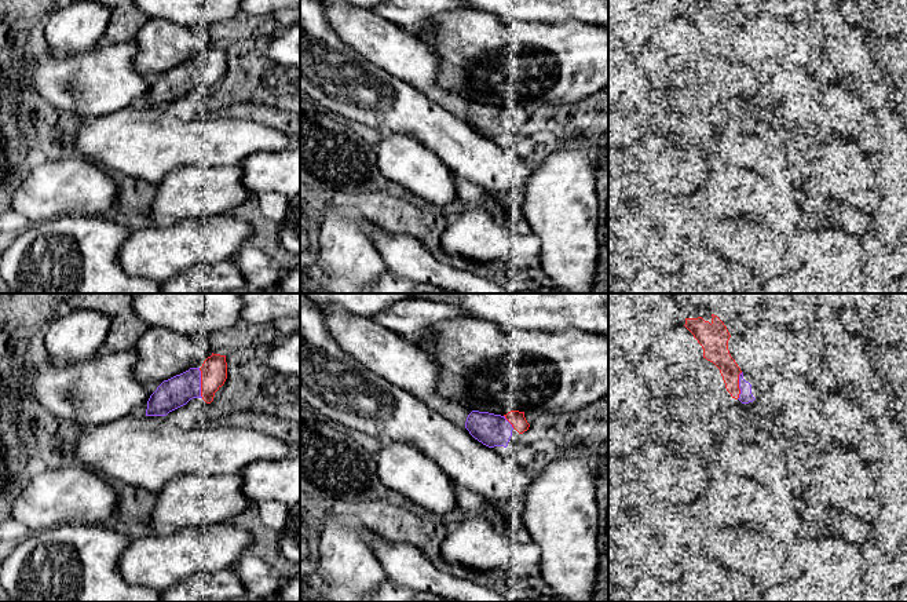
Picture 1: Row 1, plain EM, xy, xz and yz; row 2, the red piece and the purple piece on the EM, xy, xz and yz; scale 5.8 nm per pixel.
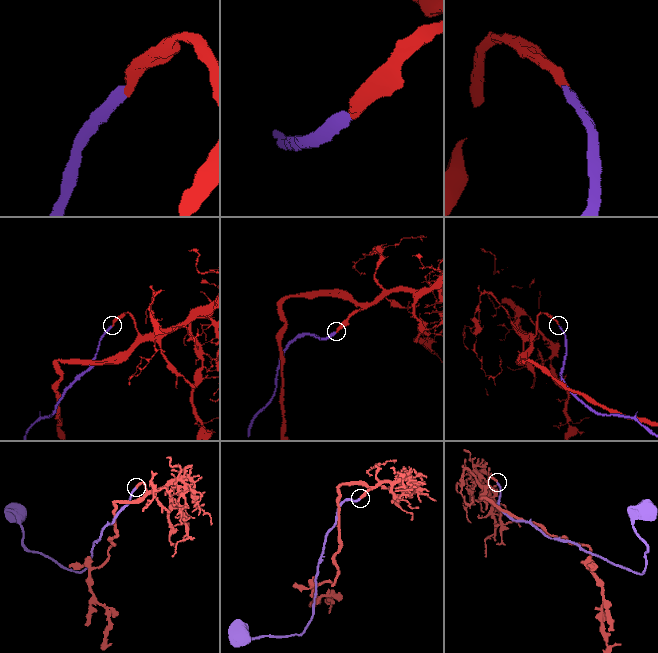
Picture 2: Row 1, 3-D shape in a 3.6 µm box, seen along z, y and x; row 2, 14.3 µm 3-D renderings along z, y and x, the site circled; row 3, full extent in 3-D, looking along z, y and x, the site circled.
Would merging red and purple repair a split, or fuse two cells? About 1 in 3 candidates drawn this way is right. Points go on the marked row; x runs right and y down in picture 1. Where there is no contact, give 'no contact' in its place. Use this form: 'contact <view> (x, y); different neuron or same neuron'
contact xy (201, 383); same neuron

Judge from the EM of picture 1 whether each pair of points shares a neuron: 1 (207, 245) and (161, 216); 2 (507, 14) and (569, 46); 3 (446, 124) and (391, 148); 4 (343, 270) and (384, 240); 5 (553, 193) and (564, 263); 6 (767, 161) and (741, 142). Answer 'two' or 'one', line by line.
1: two
2: two
3: two
4: two
5: one
6: one

